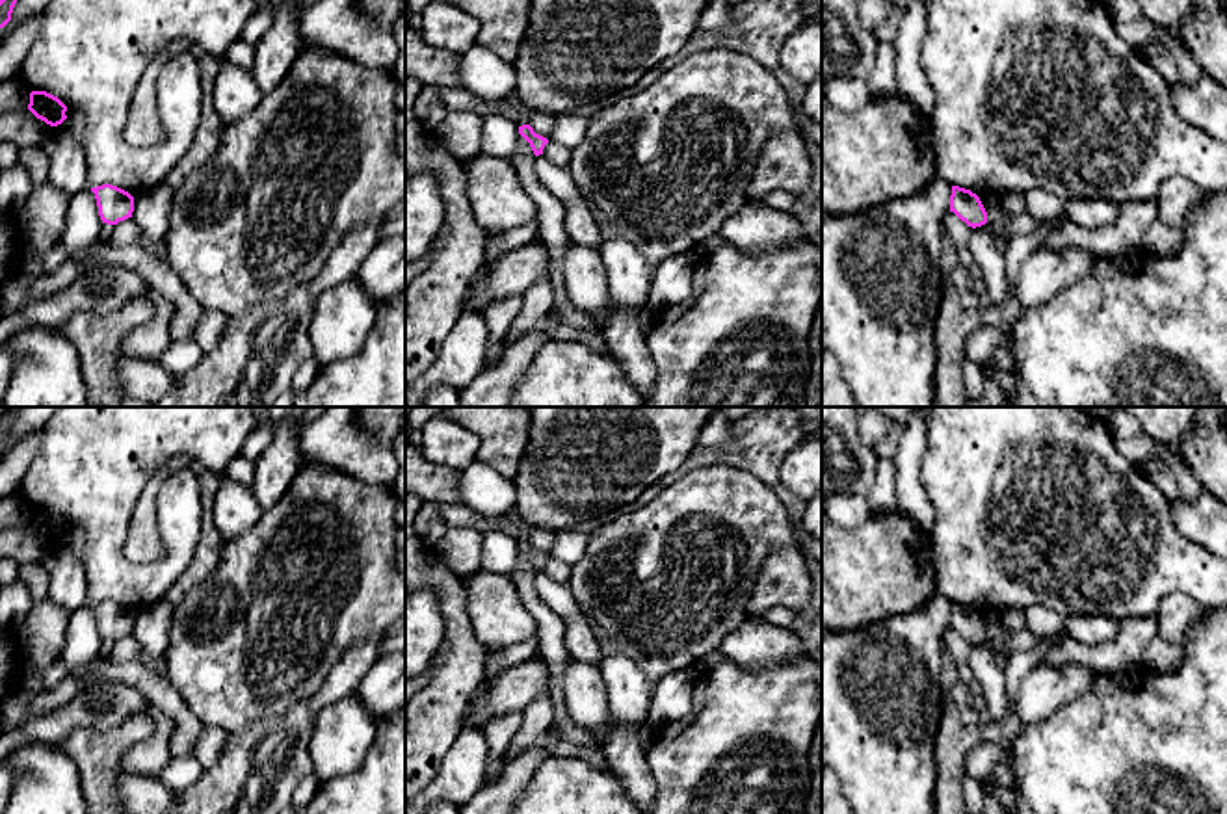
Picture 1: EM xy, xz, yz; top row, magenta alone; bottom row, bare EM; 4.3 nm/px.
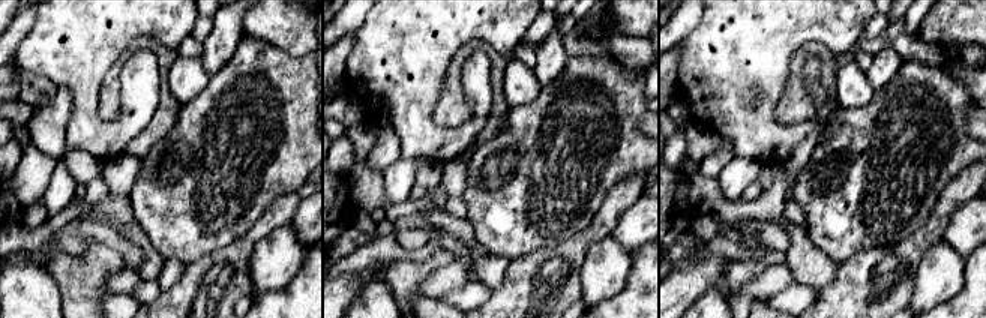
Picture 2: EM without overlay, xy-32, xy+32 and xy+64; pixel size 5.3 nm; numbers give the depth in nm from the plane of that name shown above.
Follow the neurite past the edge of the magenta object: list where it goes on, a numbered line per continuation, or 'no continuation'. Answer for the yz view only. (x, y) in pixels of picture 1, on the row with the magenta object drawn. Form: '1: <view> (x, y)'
1: yz (997, 216)

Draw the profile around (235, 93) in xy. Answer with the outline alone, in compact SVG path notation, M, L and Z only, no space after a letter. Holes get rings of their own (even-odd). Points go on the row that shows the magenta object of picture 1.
M221 63L212 87L212 100L225 125L247 117L262 100L264 93L253 80L251 71L238 65Z

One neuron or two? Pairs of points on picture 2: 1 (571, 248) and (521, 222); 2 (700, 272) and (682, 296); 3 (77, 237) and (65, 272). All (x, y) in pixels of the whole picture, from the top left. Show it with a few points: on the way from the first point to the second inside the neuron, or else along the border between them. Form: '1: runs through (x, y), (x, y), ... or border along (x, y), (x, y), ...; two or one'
1: border along (590, 221), (563, 242), (529, 254); two
2: runs through (695, 278), (683, 290); one
3: border along (105, 246), (54, 249), (45, 264); two

